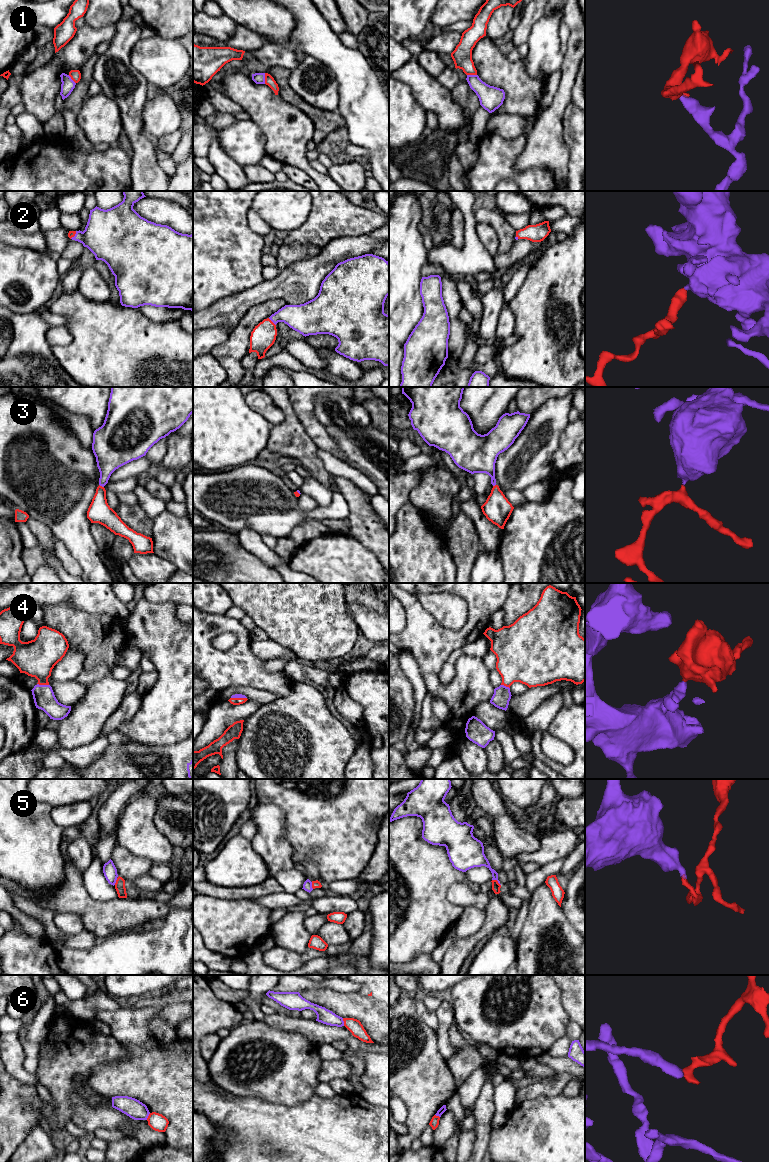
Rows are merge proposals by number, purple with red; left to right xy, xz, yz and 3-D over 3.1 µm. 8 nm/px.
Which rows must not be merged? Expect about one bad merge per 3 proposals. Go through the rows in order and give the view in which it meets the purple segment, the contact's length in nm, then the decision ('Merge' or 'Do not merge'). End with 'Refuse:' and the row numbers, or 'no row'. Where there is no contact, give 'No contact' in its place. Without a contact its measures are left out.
1: Touches purple in xz. Shared border 90 nm. Do not merge
2: Touches purple in xz. Shared border 90 nm. Merge
3: Touches purple in xy. Shared border 50 nm. Merge
4: Touches purple in xy. Shared border 100 nm. Merge
5: Touches purple in yz. Shared border 90 nm. Do not merge
6: Touches purple in xz. Shared border 70 nm. Do not merge
Refuse: 1, 5, 6

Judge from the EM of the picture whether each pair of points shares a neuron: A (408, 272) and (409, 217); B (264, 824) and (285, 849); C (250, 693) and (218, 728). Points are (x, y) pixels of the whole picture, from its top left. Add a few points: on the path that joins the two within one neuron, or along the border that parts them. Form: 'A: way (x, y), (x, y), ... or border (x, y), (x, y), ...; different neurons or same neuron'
A: way (408, 258), (408, 231); same neuron
B: way (271, 831), (271, 838), (278, 845); same neuron
C: border (248, 699), (255, 700), (261, 704); different neurons

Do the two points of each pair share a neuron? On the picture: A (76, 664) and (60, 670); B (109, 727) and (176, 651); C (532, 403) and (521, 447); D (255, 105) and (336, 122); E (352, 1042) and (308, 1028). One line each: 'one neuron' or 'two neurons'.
A: one neuron
B: two neurons
C: two neurons
D: two neurons
E: one neuron

